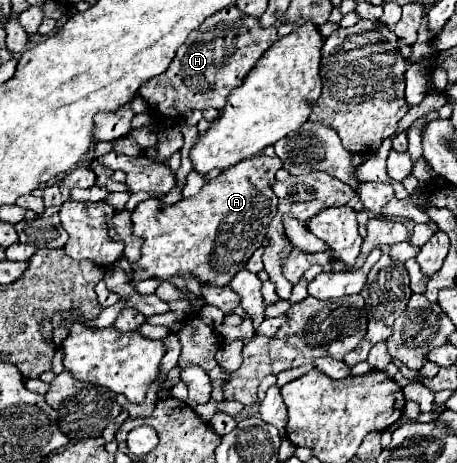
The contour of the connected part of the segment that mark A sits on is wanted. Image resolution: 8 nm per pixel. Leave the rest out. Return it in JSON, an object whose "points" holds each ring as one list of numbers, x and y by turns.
{"points":[[255,156,223,170,191,198,167,206,157,198,139,202,131,214,131,222,133,234,143,238,143,246,141,258,131,264,133,282,151,276,167,280,173,274,193,274,199,282,227,286,265,240,267,226,279,204,271,188,277,170,281,170,279,156]]}

